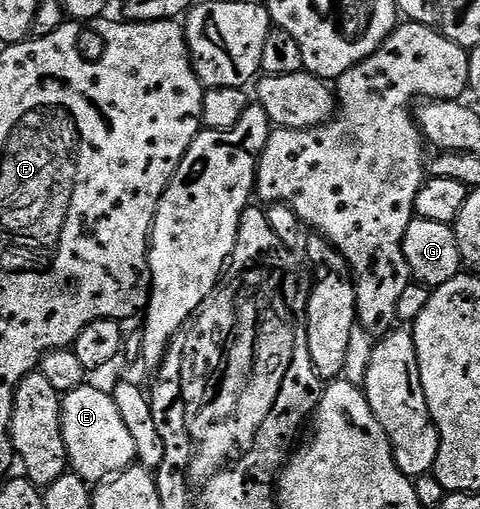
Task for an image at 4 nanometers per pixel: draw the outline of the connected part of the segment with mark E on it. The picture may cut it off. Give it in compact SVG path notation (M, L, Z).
M82 385L73 391L64 392L61 400L61 428L72 474L90 485L96 485L134 466L137 454L135 441L123 417L119 417L119 409L112 394L108 390L100 391L97 387L89 386Z

